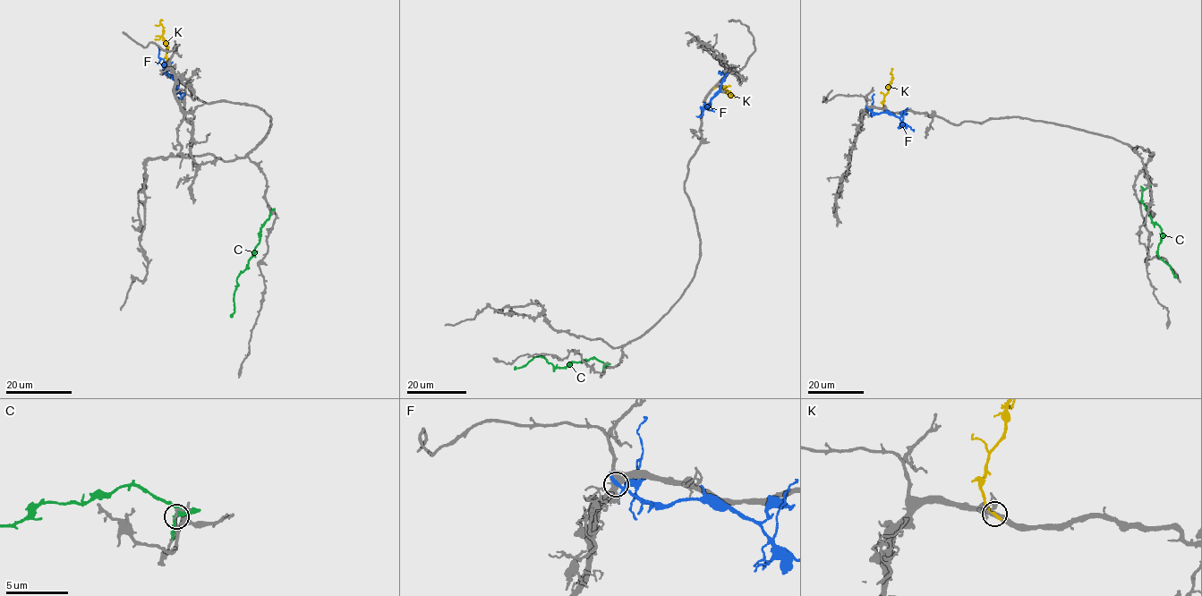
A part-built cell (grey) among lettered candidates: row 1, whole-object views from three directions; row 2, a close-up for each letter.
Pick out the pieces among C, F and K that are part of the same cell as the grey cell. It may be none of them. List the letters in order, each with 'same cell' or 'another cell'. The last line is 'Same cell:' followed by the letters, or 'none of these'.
C: another cell
F: another cell
K: same cell
Same cell: K

